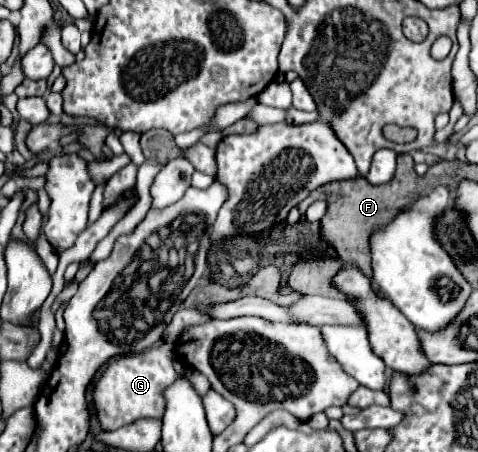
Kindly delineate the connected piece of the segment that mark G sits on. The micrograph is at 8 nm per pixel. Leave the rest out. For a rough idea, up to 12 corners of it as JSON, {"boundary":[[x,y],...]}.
{"boundary":[[174,344],[120,356],[92,384],[102,428],[162,418]]}

